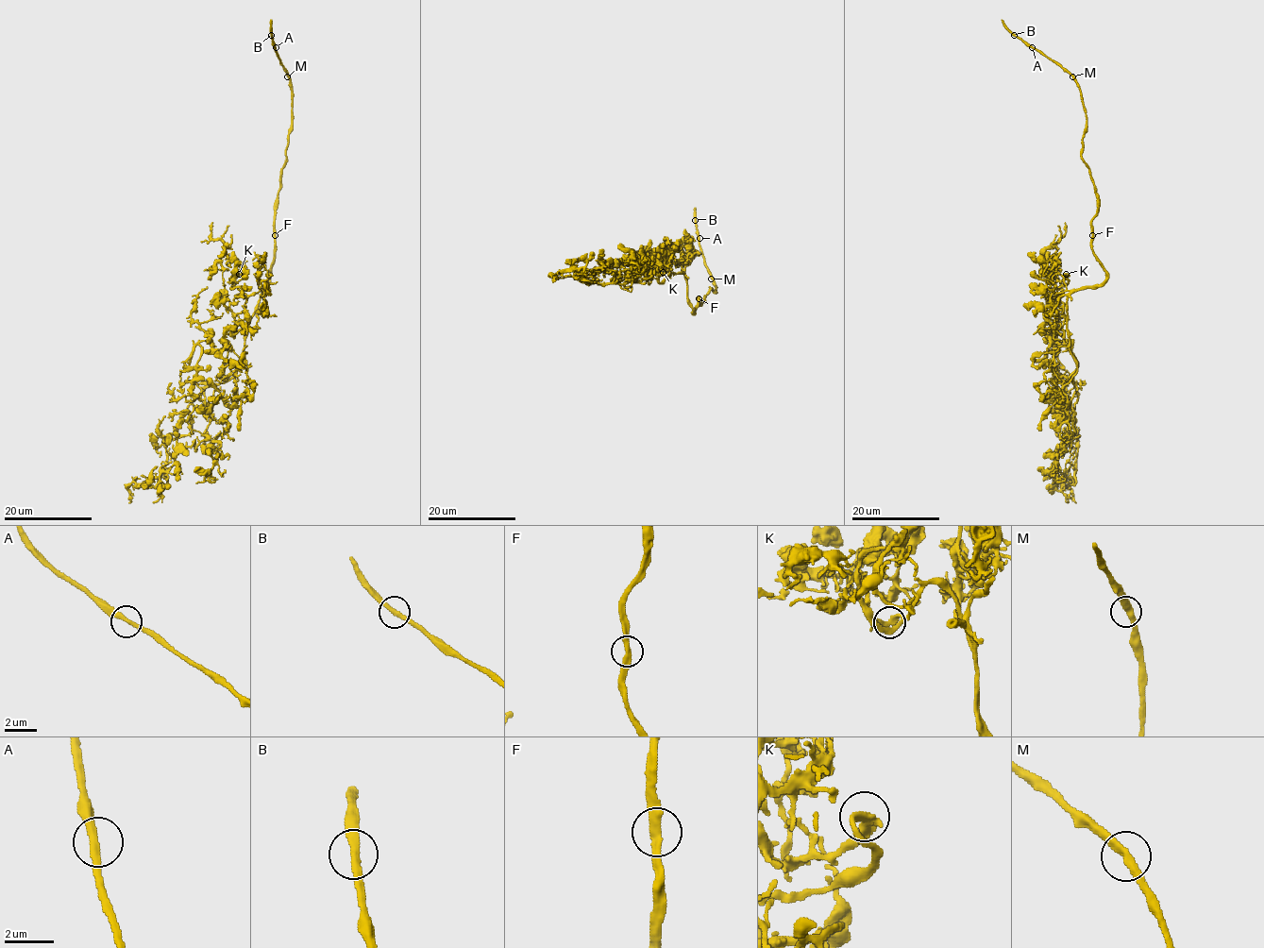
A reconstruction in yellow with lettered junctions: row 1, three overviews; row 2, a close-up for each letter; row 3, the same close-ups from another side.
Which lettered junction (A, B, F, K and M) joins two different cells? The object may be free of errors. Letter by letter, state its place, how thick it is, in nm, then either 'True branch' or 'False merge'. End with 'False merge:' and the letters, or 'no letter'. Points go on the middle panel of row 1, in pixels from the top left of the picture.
A: Place: (699, 238). Thickness 320 nm. True branch
B: Place: (695, 220). Thickness 320 nm. True branch
F: Place: (699, 298). Thickness 360 nm. True branch
K: Place: (663, 272). Thickness 340 nm. True branch
M: Place: (711, 279). Thickness 360 nm. True branch
False merge: no letter

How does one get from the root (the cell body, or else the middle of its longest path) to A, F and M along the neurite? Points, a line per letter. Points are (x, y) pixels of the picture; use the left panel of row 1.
A: (265, 286), (273, 259), (275, 214), (279, 175), (286, 159), (292, 110), (291, 79), (276, 47)
F: (265, 286), (272, 265), (275, 235)
M: (265, 286), (273, 259), (277, 197), (291, 126), (292, 86), (287, 76)

